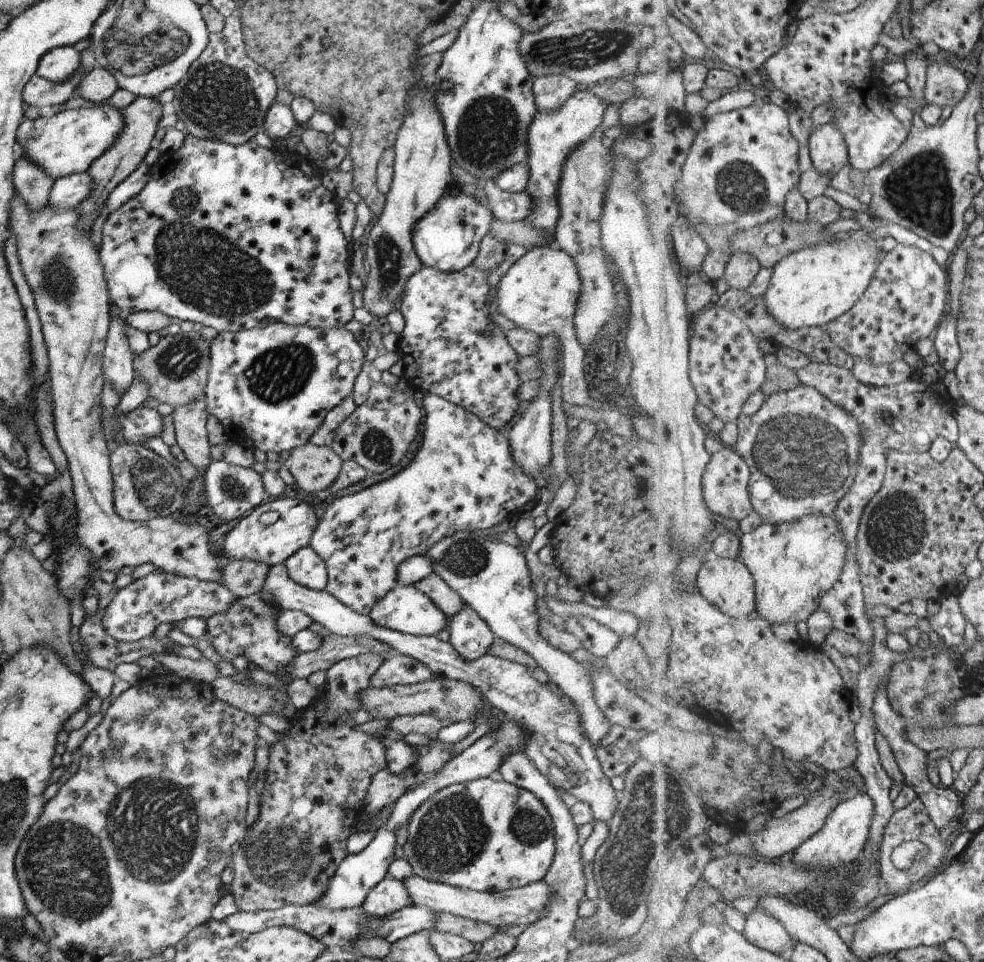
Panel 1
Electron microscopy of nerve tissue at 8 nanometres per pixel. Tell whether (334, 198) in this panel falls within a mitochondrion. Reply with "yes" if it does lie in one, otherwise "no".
no

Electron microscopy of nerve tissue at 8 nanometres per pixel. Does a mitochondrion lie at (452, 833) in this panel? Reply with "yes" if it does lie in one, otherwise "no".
yes

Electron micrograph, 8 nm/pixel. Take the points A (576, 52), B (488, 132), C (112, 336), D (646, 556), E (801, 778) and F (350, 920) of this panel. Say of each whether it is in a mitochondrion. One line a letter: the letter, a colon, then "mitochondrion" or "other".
A: mitochondrion
B: mitochondrion
C: other
D: other
E: other
F: other

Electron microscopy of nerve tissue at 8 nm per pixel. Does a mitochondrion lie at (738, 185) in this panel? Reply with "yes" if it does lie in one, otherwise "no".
yes

